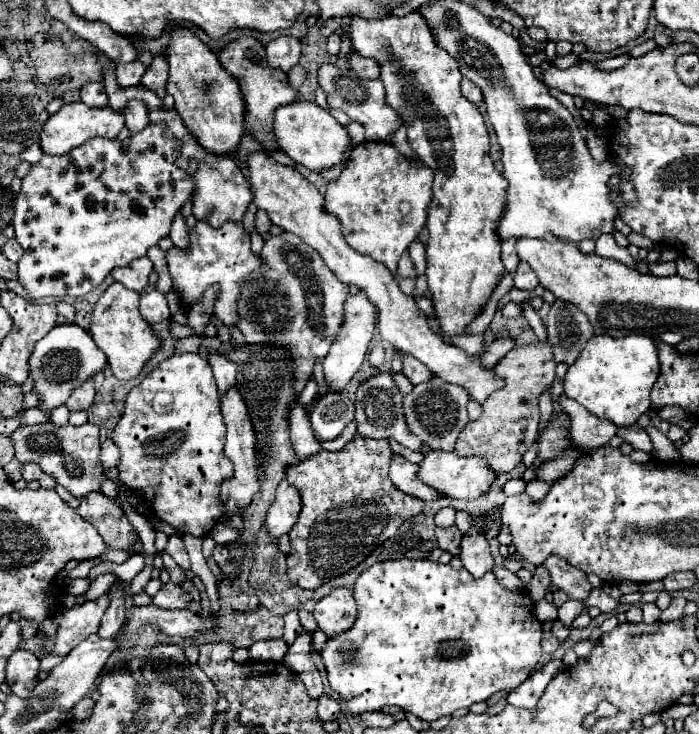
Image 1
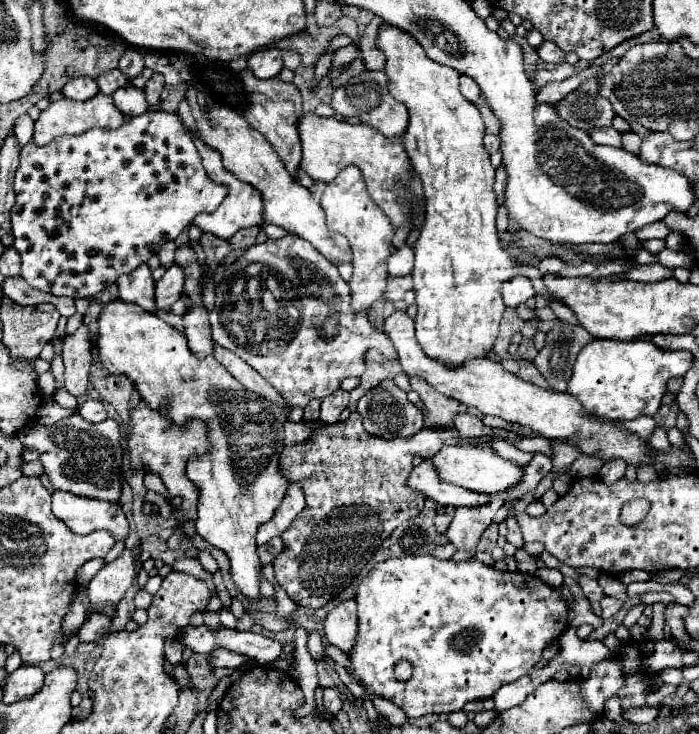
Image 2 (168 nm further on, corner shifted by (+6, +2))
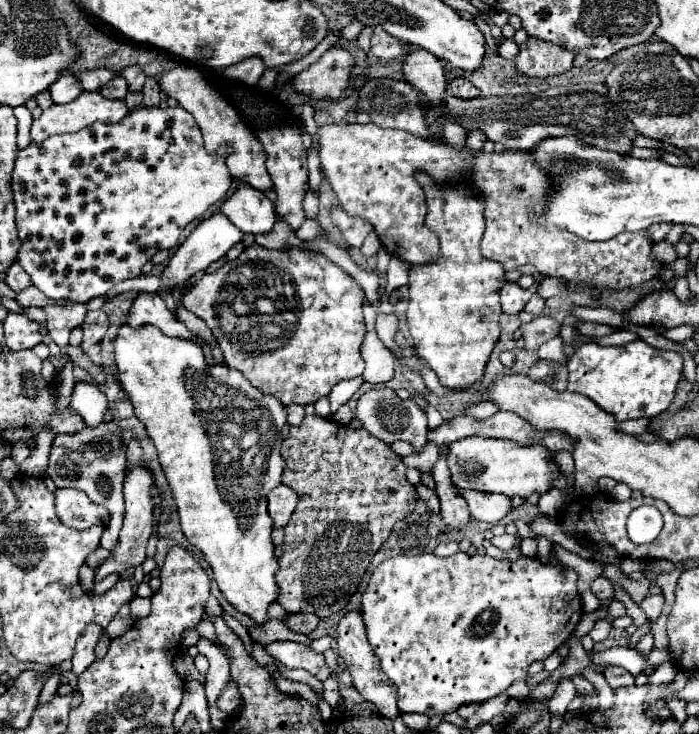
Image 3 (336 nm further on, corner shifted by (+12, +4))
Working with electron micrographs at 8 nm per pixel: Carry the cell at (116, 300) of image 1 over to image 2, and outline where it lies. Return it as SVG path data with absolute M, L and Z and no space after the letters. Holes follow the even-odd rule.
M120 299L108 303L100 315L100 337L96 341L100 349L100 361L112 375L126 375L134 387L138 389L142 401L150 405L150 409L162 411L174 425L186 427L192 419L200 419L206 425L206 433L210 439L210 449L206 455L190 457L186 463L186 477L198 487L198 519L196 533L206 539L210 545L222 549L230 559L230 575L238 591L246 599L260 599L260 557L256 533L258 525L272 519L278 503L282 501L290 481L284 477L280 469L280 453L284 451L284 423L286 421L302 421L304 409L288 409L276 403L268 403L256 393L248 391L240 381L236 381L212 355L198 359L186 341L186 335L164 323L160 317L138 309L138 305L124 303ZM272 413L272 429L248 429L254 425L262 425Z

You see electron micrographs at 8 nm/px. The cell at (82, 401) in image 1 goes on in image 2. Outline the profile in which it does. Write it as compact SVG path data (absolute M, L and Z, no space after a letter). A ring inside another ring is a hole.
M80 325L74 335L68 335L64 339L64 383L66 389L80 397L86 393L86 383L90 377L90 365L92 365L92 339L90 329L86 325Z

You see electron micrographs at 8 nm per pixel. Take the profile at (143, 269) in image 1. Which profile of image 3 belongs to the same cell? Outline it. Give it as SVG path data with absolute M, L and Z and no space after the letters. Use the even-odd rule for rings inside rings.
M138 293L132 299L130 311L128 311L128 325L140 327L144 323L158 327L162 333L170 337L180 337L180 339L196 337L174 317L174 313L166 307L164 299L158 293Z

